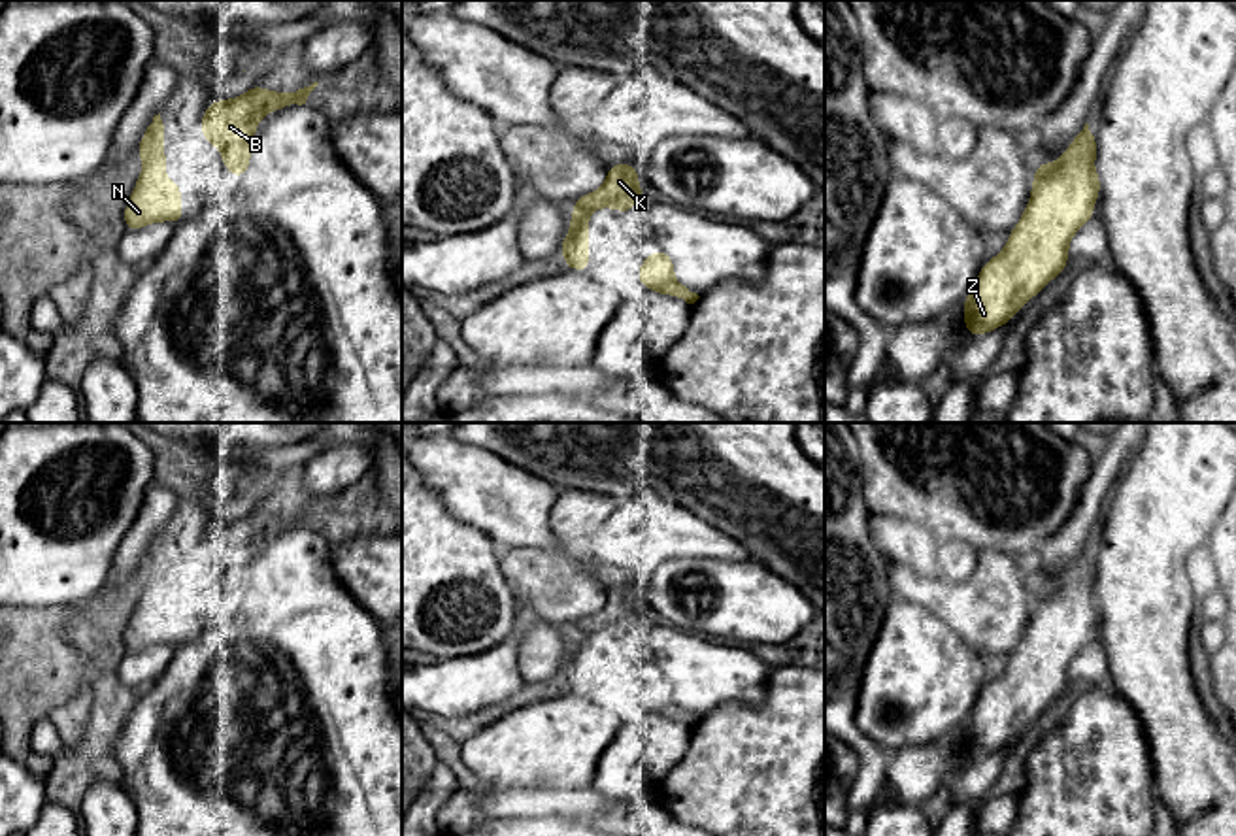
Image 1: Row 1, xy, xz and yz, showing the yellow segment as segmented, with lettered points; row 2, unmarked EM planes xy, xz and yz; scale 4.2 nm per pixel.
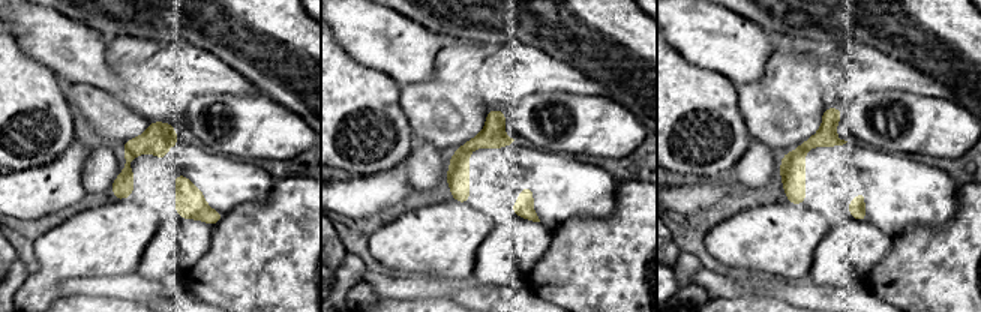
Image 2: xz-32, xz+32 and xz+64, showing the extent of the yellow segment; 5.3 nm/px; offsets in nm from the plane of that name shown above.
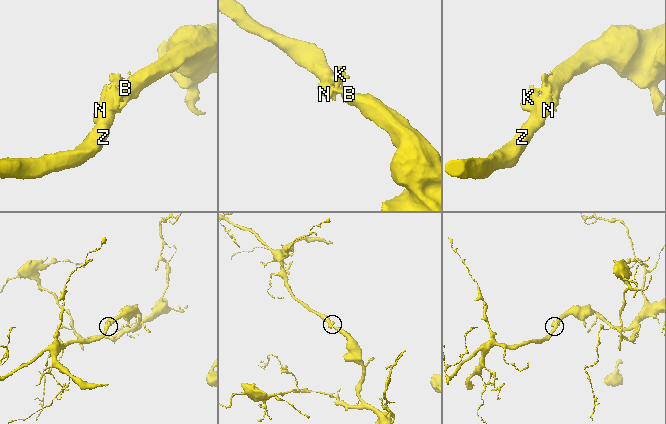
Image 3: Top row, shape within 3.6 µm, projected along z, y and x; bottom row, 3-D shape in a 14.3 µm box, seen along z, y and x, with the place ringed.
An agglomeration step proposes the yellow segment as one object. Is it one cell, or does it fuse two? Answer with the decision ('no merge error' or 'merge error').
no merge error

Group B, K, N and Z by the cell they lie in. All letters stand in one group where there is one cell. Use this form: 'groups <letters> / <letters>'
groups B K N Z

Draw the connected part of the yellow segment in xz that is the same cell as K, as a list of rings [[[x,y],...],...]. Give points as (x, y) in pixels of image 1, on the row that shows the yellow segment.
[[[611,164],[608,166],[608,176],[604,185],[587,192],[576,200],[572,206],[572,225],[564,242],[560,242],[559,251],[566,259],[566,270],[589,272],[589,213],[598,208],[615,208],[626,217],[630,215],[630,206],[640,202],[643,191],[638,185],[638,166],[636,164]]]

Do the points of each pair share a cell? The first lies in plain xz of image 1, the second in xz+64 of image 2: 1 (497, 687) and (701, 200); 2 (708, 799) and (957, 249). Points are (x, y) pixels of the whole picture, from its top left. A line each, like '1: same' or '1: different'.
1: same
2: same

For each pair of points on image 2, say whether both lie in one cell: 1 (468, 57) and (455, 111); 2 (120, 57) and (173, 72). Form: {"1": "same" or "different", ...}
{"1": "same", "2": "different"}

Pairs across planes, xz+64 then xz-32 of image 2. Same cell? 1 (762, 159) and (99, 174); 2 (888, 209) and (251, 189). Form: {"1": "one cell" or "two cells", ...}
{"1": "one cell", "2": "one cell"}

